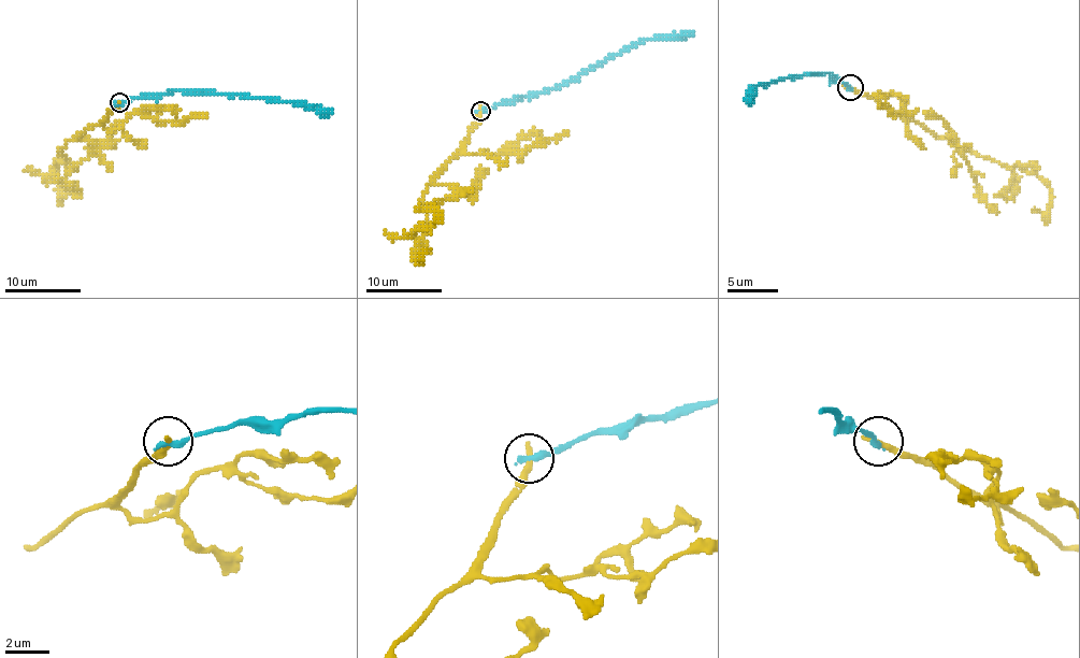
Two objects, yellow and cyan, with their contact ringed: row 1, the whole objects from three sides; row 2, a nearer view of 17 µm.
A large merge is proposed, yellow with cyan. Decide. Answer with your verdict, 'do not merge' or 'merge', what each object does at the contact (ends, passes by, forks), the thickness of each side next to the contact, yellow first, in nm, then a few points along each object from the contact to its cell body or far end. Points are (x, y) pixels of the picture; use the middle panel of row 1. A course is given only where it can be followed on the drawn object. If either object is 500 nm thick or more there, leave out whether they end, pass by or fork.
do not merge; yellow ends there; cyan ends there; 280 nm thick on the yellow side, 320 nm on the other; yellow runs (480, 111), (463, 147), (433, 177), (421, 198), (426, 227), (414, 257), (418, 261), (429, 248); cyan runs (480, 111), (574, 82), (586, 71), (647, 40), (692, 34)

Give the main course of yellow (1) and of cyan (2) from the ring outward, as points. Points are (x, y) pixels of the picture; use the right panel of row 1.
1: (850, 88), (867, 93), (938, 136), (1004, 167), (1019, 163), (1049, 189), (1049, 206), (1045, 212), (1032, 210)
2: (850, 88), (830, 73), (811, 73), (757, 85), (749, 103)

